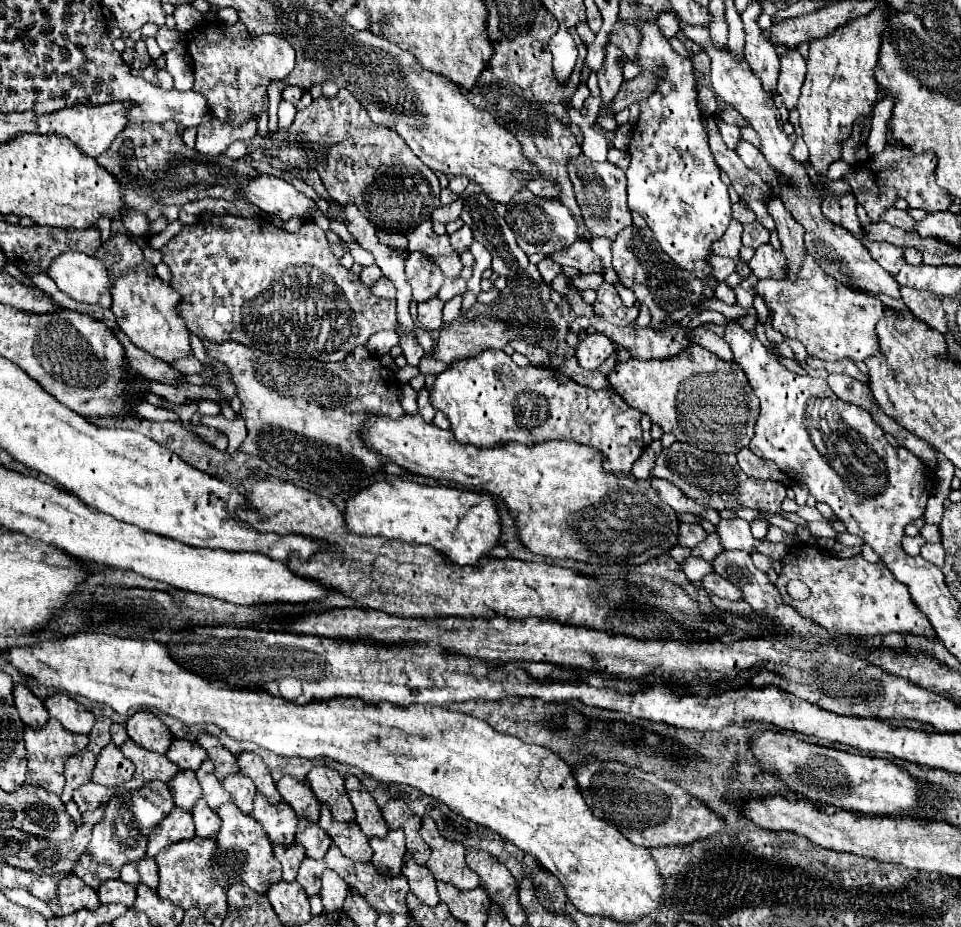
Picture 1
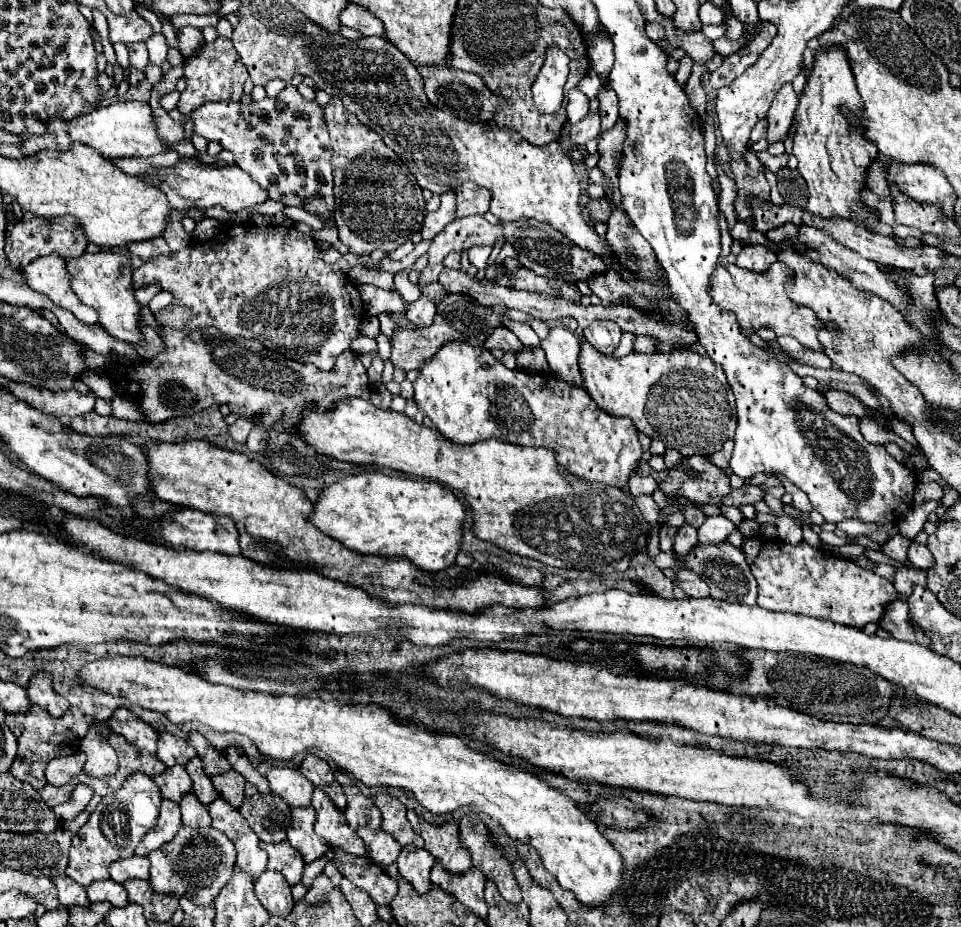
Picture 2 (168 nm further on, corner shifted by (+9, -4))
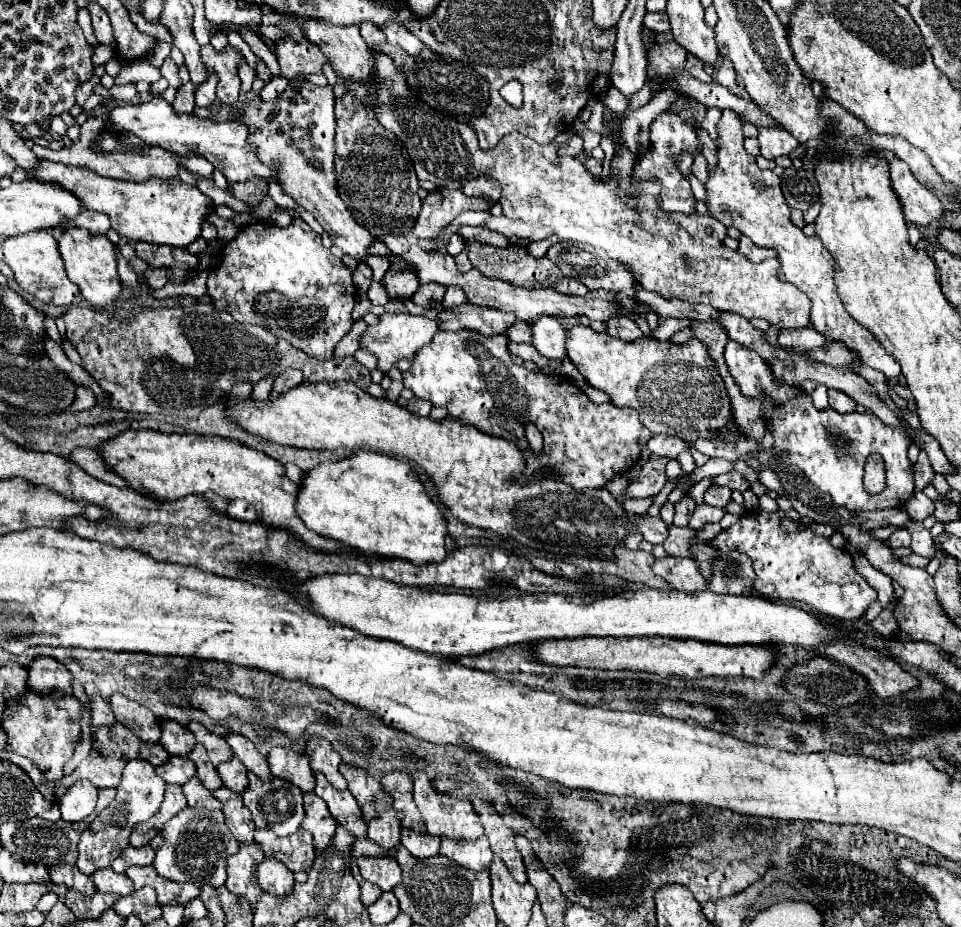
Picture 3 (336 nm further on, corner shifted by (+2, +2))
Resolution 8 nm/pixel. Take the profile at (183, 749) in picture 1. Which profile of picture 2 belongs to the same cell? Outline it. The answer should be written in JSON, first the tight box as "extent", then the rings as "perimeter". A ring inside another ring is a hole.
{"extent":[157,734,197,766],"perimeter":[[[161,734],[161,740],[157,744],[157,758],[167,766],[175,764],[187,764],[191,758],[197,756],[197,750],[189,746],[185,740],[173,736],[173,734]]]}

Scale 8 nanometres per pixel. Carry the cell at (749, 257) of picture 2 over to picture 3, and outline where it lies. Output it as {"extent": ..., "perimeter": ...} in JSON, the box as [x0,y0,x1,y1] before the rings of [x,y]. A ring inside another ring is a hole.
{"extent":[738,236,776,263],"perimeter":[[[744,236],[738,238],[738,252],[753,263],[759,263],[766,258],[776,257],[776,251],[773,248],[754,246],[754,244],[752,244],[748,238],[744,238]]]}

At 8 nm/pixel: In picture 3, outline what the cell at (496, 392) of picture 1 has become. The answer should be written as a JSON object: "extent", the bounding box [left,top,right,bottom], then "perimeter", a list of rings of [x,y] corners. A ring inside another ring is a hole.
{"extent":[402,330,652,490],"perimeter":[[[458,330],[458,332],[438,332],[428,346],[422,346],[414,358],[410,370],[402,374],[402,384],[414,392],[420,400],[430,400],[434,406],[444,406],[448,414],[460,422],[472,424],[484,434],[504,438],[516,444],[516,448],[524,454],[526,476],[534,476],[536,472],[548,470],[550,474],[558,474],[558,478],[572,486],[574,490],[584,488],[602,488],[612,476],[628,472],[640,458],[638,444],[646,444],[652,438],[652,432],[642,426],[636,410],[624,410],[608,404],[594,404],[580,388],[576,388],[568,378],[560,374],[544,374],[544,372],[528,372],[524,366],[516,366],[508,352],[506,334],[498,336],[482,336],[474,330]],[[532,422],[544,436],[544,452],[536,456],[528,452],[528,442],[524,436],[524,424]]]}

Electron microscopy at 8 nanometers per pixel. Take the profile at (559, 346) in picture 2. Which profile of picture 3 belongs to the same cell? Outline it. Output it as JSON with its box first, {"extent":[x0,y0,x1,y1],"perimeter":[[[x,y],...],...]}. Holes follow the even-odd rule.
{"extent":[532,316,566,358],"perimeter":[[[542,316],[532,322],[532,346],[546,358],[566,358],[566,330],[552,316]]]}

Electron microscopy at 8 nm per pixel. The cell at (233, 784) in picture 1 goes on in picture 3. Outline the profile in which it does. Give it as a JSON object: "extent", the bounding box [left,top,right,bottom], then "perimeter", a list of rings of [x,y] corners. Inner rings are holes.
{"extent":[218,758,248,794],"perimeter":[[[232,758],[228,762],[222,762],[218,766],[218,772],[220,772],[220,778],[222,778],[224,786],[230,788],[232,792],[242,794],[246,790],[246,786],[248,786],[246,768],[244,768],[244,764],[238,762],[238,758]]]}

